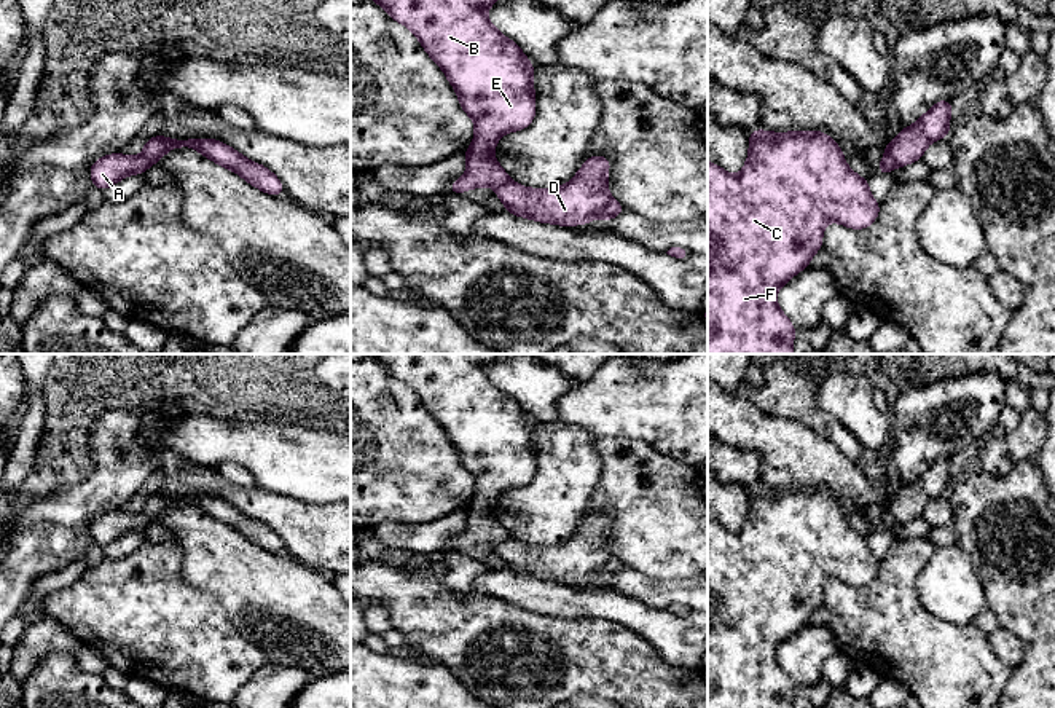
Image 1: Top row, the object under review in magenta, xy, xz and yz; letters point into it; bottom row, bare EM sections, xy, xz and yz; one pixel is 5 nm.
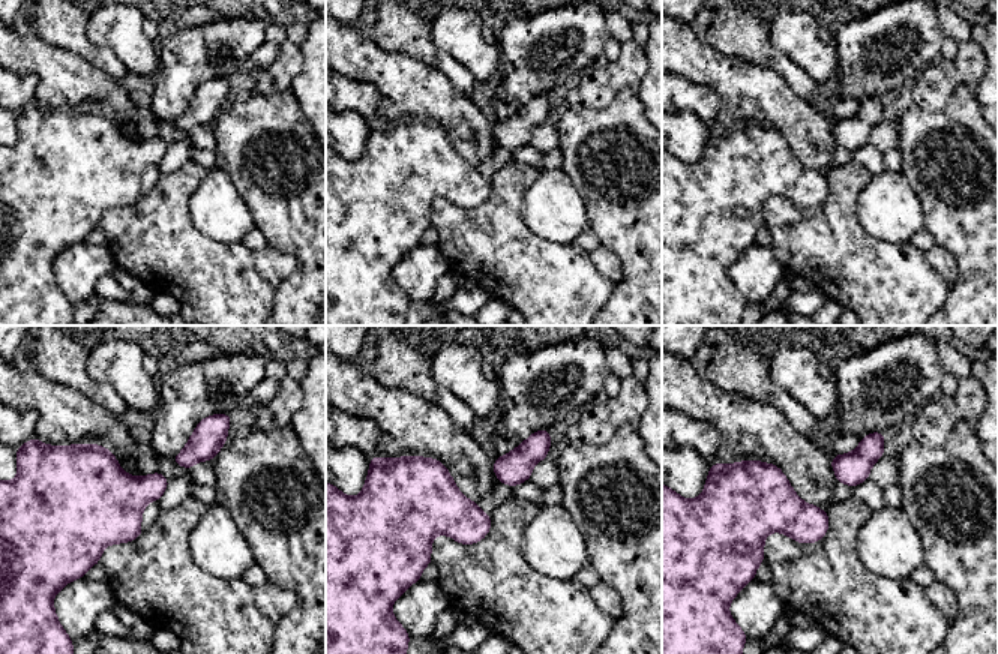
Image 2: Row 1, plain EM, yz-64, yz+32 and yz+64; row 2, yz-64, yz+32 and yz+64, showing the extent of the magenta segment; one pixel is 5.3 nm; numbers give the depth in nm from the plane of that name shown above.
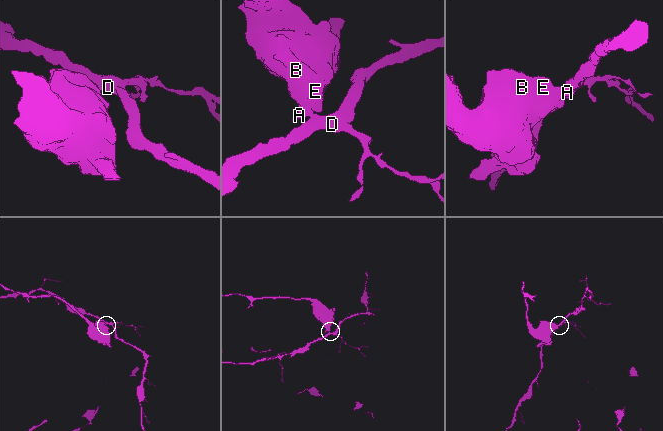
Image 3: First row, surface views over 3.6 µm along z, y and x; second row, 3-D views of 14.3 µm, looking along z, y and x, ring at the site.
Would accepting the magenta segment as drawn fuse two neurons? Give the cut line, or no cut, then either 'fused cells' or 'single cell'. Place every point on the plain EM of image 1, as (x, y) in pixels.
xz (509, 536), (494, 546) | fused cells

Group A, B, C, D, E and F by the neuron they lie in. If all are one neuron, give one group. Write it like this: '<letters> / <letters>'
A B C E F / D

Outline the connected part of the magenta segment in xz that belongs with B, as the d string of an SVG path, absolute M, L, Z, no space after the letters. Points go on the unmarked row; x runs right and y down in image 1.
M370 354L397 380L406 383L424 408L445 429L456 446L461 466L475 478L475 496L464 509L467 529L451 541L449 550L494 544L510 537L494 515L497 498L528 485L535 474L534 423L521 405L488 376L488 365L500 354Z

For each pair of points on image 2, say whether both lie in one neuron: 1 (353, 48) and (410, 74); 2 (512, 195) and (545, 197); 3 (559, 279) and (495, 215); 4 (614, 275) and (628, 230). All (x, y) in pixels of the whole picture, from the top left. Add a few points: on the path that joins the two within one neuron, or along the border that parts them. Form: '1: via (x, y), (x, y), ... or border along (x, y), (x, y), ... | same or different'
1: via (366, 62), (396, 74) | same
2: border along (539, 173), (521, 204), (521, 218), (529, 230) | different
3: via (541, 267), (506, 233) | same
4: border along (599, 245), (622, 264), (616, 285) | different

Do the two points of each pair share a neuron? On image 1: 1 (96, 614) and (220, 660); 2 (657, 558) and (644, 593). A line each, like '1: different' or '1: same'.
1: same
2: different

